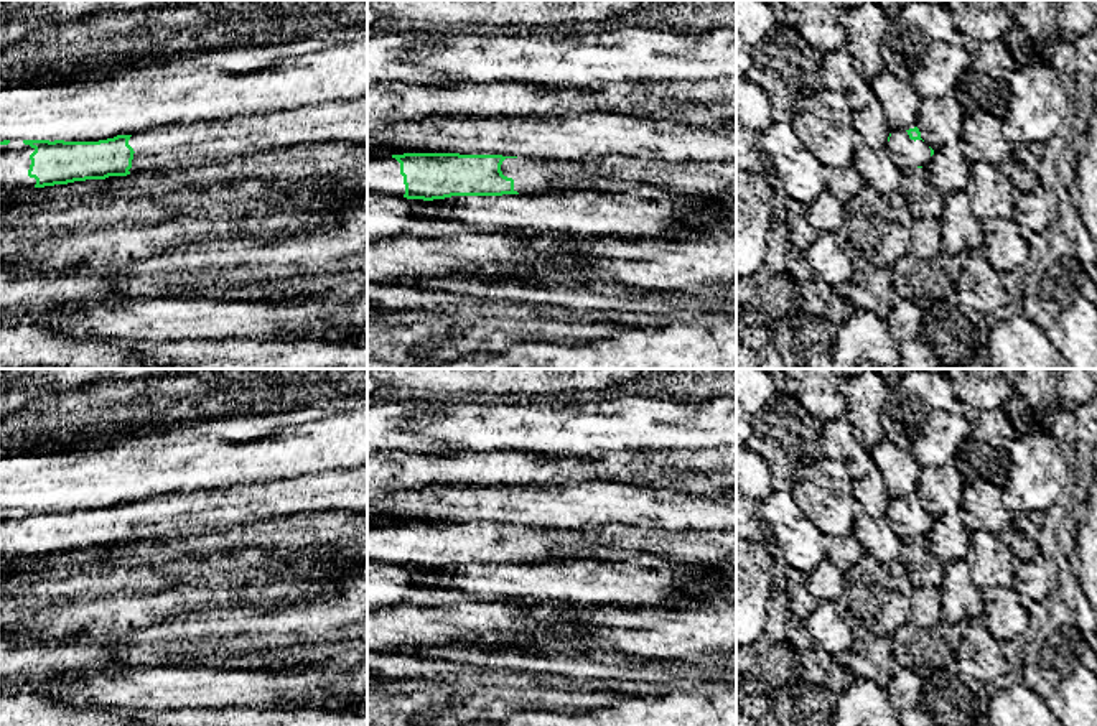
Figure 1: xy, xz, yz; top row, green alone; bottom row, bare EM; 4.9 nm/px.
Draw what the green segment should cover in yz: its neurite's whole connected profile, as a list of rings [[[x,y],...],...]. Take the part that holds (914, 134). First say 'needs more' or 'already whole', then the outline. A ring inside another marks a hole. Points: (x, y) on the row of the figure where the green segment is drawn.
needs more; [[[917,127],[891,130],[886,145],[901,171],[929,166],[934,150],[924,143]]]

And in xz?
needs more; [[[404,153],[367,160],[367,191],[407,199],[502,196],[595,184],[590,160],[502,155]]]

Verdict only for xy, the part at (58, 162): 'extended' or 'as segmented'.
extended

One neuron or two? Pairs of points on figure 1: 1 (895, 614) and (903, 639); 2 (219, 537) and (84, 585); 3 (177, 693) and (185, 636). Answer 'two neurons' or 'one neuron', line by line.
1: two neurons
2: two neurons
3: two neurons

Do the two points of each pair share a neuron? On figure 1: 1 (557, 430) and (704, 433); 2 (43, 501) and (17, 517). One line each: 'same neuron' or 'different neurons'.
1: same neuron
2: different neurons

